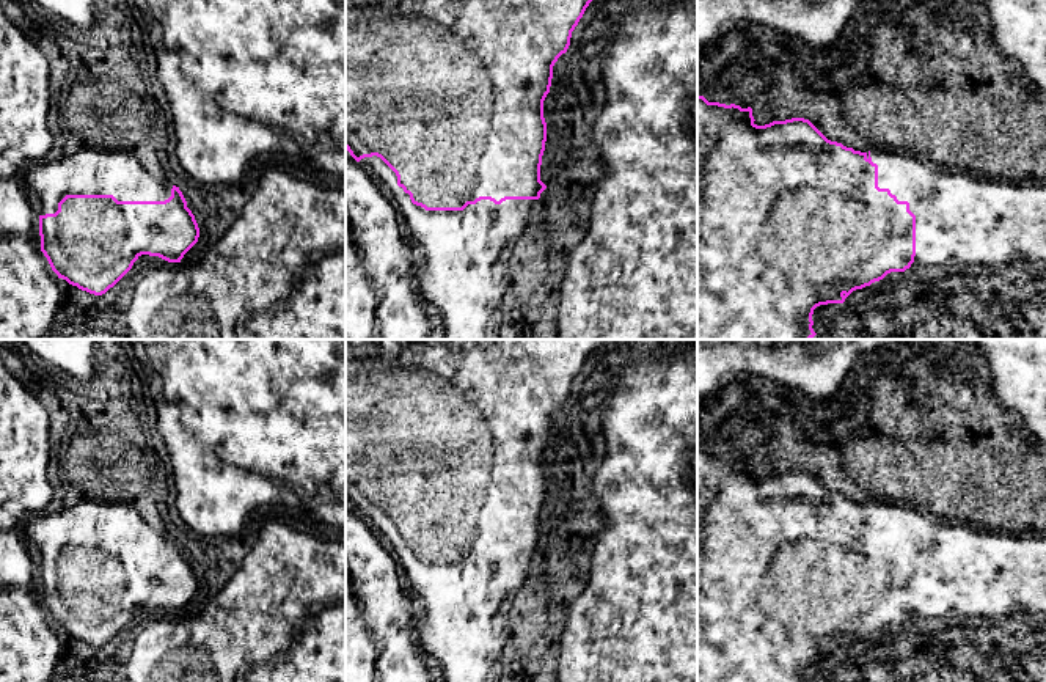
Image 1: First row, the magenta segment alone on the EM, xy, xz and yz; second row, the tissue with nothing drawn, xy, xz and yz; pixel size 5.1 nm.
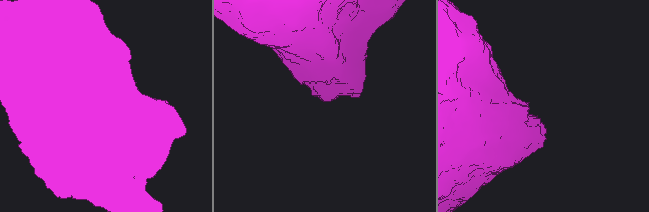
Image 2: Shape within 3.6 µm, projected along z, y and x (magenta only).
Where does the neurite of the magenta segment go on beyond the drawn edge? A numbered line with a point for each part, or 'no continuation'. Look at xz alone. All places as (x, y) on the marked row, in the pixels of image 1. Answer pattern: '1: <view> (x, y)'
1: xz (462, 271)

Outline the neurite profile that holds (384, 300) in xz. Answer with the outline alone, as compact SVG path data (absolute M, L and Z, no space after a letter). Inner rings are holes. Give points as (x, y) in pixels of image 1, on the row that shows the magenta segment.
M346 148L346 339L429 339L430 321L422 308L418 259L399 226L394 203L382 195L371 174Z

